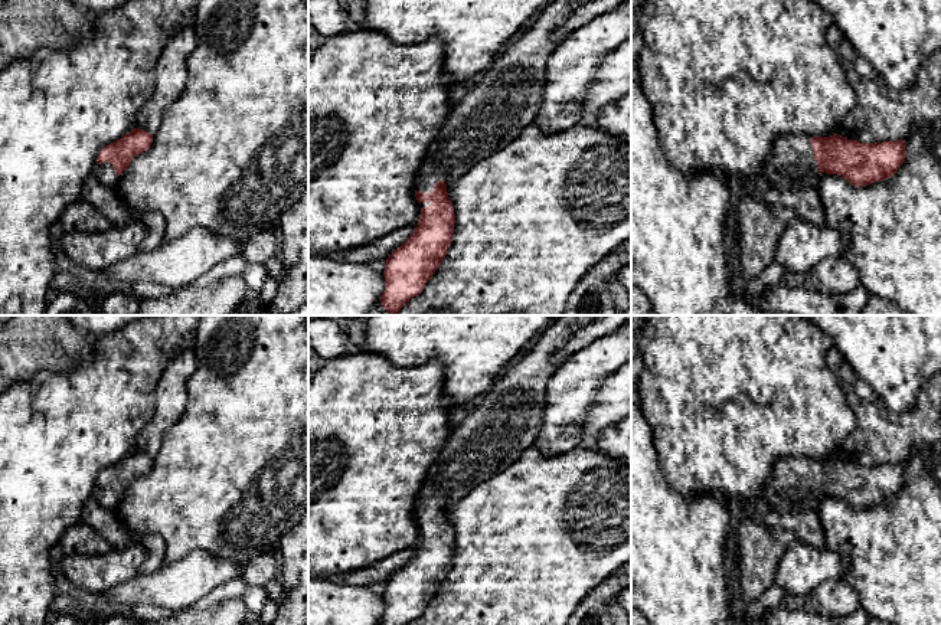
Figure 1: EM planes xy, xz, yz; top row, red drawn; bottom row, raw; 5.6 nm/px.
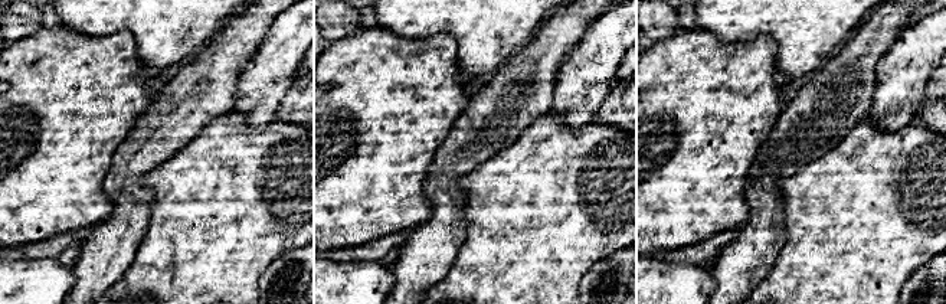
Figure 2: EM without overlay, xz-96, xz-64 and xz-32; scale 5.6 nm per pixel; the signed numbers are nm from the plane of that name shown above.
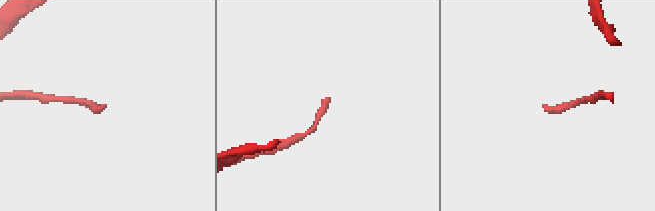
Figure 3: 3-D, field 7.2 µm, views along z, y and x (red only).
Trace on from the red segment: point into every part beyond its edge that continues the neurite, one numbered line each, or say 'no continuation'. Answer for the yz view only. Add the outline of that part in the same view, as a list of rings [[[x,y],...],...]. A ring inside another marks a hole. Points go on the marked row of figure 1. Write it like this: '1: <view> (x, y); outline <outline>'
1: yz (791, 166); outline [[[784,134],[774,140],[772,154],[757,181],[759,187],[806,190],[819,176],[814,151],[807,134]]]

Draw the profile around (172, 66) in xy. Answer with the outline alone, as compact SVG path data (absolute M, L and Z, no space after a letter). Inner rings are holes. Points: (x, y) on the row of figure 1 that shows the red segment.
M184 27L164 46L156 63L156 86L151 98L140 108L134 128L154 135L163 112L182 95L187 81L187 58L197 46L193 29Z

